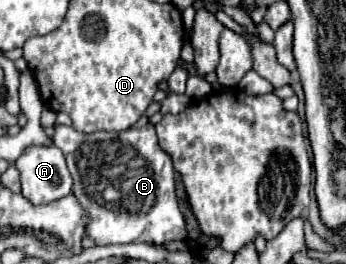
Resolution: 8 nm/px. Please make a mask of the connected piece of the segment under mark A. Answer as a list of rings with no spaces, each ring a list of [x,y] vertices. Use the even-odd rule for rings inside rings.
[[[28,147],[16,161],[20,171],[22,195],[32,203],[50,203],[58,197],[70,195],[72,177],[64,155],[58,147]]]

